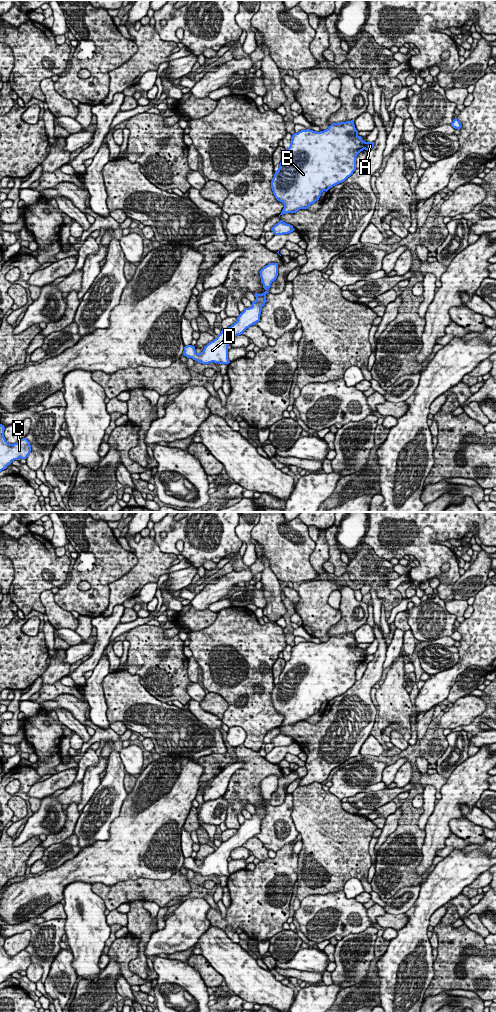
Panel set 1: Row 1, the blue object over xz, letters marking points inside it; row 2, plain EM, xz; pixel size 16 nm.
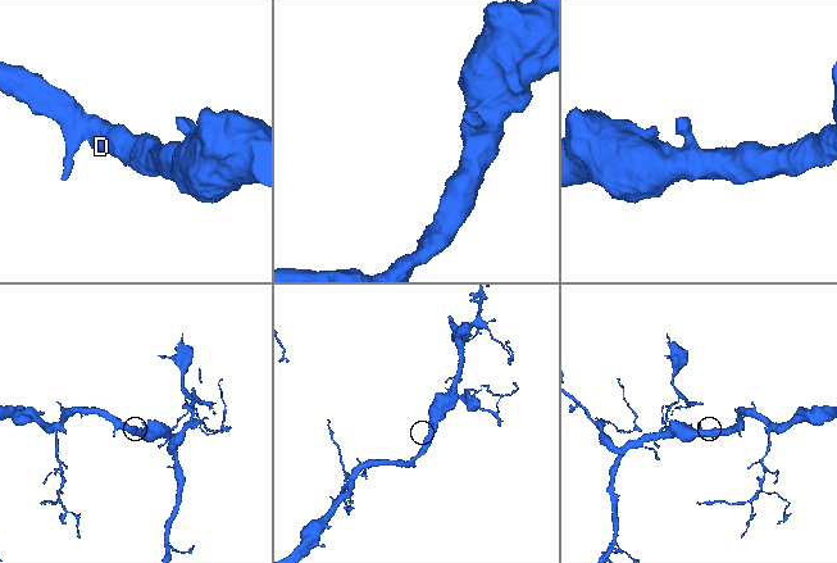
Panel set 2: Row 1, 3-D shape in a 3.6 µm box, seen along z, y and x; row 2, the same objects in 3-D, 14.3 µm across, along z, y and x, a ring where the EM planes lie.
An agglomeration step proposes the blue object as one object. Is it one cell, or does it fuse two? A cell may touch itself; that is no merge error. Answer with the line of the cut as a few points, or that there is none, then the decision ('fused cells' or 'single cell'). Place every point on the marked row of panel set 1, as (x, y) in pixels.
cut xz (366, 142), (364, 148); fused cells

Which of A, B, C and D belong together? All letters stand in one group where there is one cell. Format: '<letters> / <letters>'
A / B C D

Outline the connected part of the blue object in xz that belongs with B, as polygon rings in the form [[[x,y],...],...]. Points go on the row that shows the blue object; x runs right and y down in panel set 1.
[[[354,121],[331,124],[326,130],[316,132],[310,129],[301,130],[291,137],[290,147],[286,149],[278,170],[271,181],[271,188],[275,198],[284,204],[279,217],[286,213],[296,213],[300,209],[307,209],[319,200],[323,191],[344,182],[356,170],[356,157],[365,149],[366,142],[358,135]]]

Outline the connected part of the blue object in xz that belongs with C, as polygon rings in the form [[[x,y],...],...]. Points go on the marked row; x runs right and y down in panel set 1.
[[[0,424],[0,472],[14,460],[26,459],[31,452],[30,442],[26,438],[10,444],[4,437],[4,430],[4,425]]]

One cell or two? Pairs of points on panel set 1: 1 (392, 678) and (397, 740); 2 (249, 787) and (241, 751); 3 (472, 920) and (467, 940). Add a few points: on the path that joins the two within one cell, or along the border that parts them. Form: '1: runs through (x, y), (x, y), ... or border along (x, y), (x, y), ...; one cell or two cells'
1: border along (390, 733), (398, 731), (407, 741); two cells
2: runs through (249, 778), (249, 760); one cell
3: border along (463, 924), (484, 938); two cells

